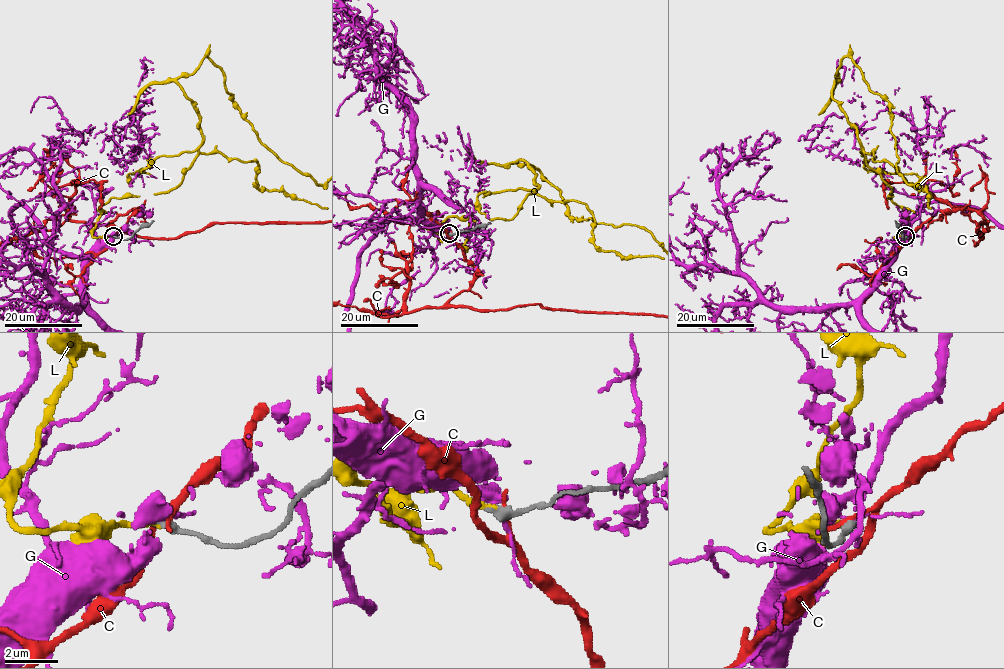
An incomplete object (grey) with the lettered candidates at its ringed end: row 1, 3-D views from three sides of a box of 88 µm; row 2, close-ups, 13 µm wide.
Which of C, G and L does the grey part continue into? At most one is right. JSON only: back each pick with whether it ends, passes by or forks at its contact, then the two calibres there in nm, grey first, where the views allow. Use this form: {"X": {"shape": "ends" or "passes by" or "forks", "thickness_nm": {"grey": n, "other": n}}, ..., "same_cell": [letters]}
{"L": {"shape": "ends", "thickness_nm": {"grey": 360, "other": 240}}, "same_cell": ["L"]}

